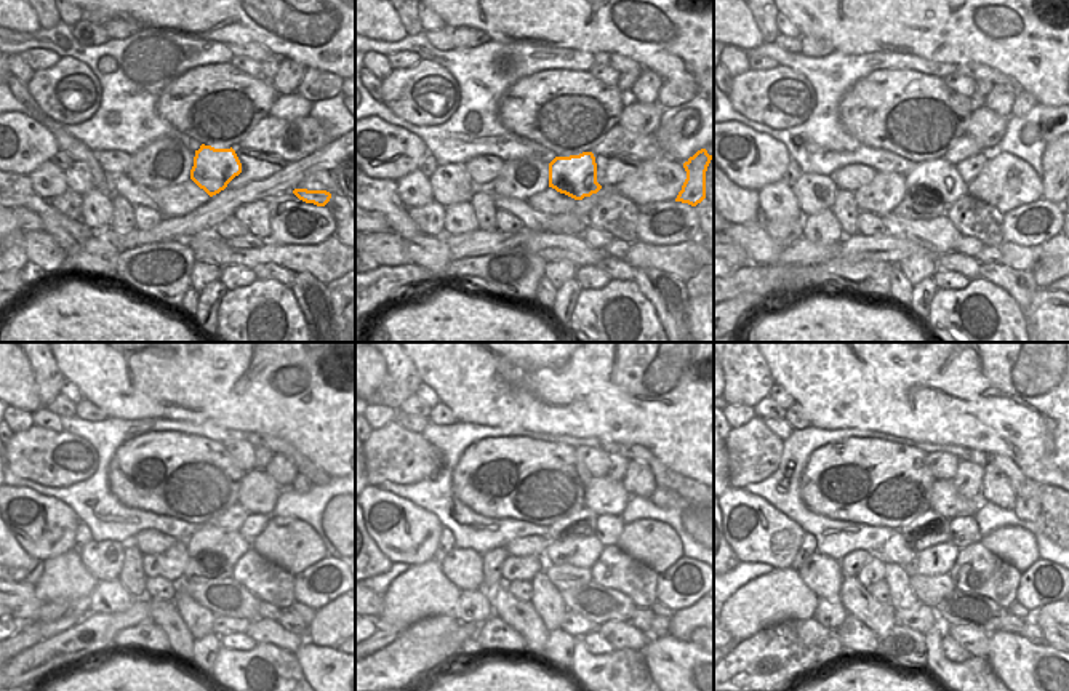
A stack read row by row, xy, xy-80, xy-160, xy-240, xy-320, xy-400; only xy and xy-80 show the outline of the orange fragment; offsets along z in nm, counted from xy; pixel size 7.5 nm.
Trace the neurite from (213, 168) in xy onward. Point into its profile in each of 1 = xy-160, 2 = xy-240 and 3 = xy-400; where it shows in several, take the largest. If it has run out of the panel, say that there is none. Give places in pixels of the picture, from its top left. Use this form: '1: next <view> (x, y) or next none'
1: next xy-160 (938, 178)
2: next xy-240 (218, 546)
3: next xy-400 (940, 559)

